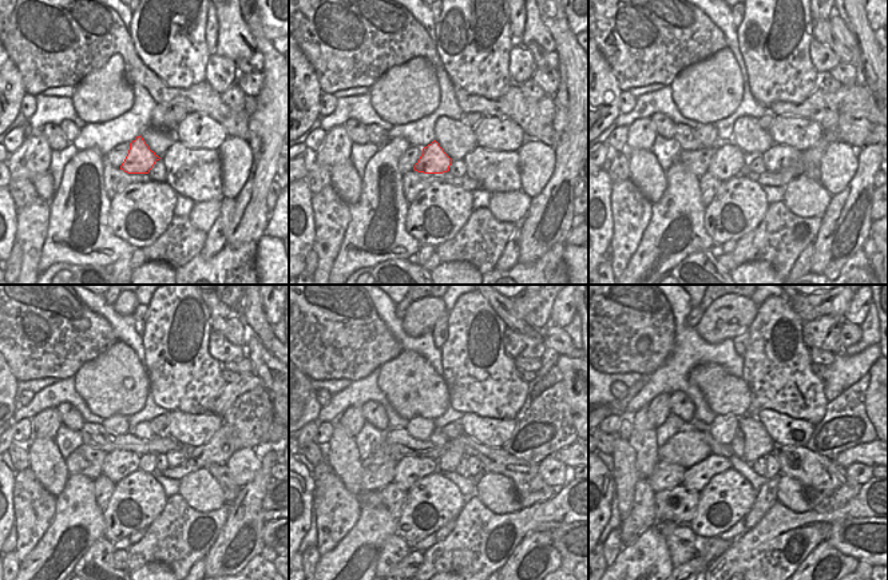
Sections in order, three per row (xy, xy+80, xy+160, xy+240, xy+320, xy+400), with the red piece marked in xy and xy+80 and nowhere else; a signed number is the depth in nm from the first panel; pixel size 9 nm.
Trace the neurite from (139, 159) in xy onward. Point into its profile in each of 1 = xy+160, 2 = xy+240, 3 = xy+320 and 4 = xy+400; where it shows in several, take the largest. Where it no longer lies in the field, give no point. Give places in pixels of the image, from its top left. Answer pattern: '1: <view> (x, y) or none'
1: xy+160 (728, 159)
2: xy+240 (119, 464)
3: xy+320 (409, 469)
4: xy+400 (696, 477)

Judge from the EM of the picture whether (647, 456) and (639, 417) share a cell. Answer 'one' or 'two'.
one

